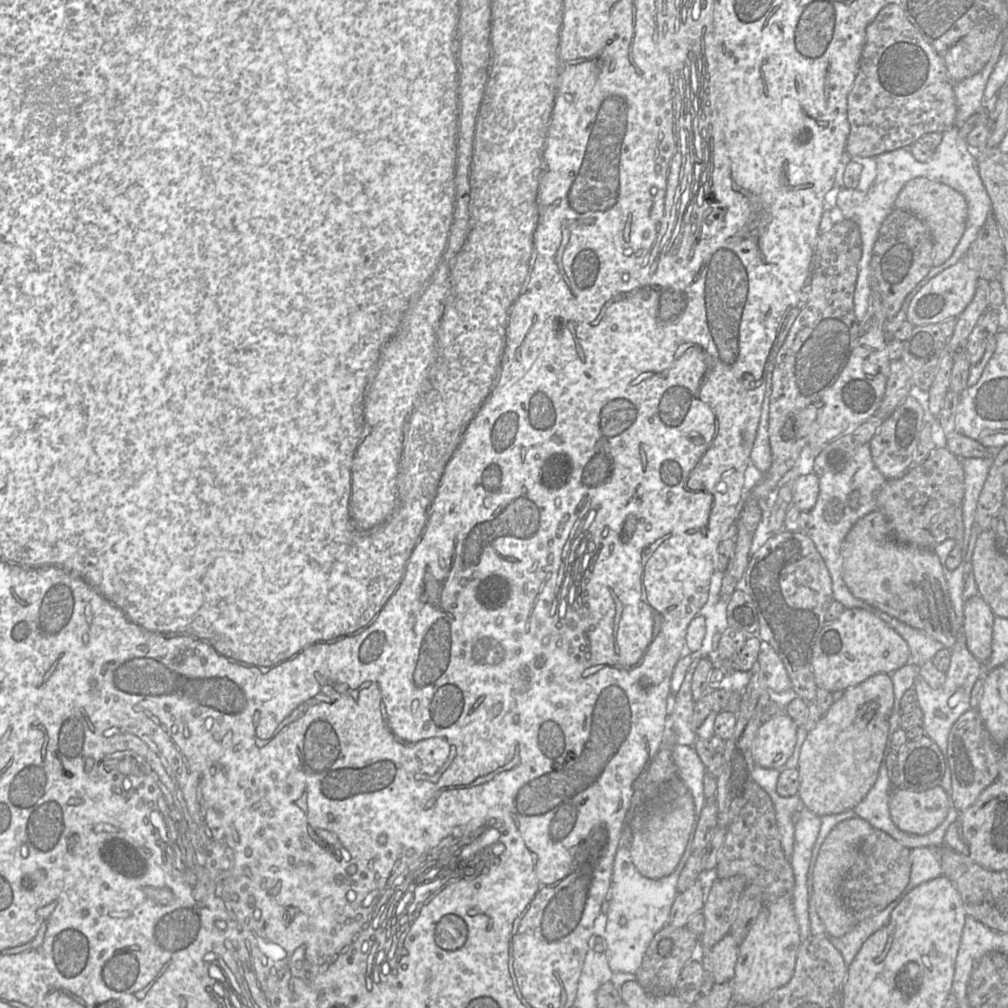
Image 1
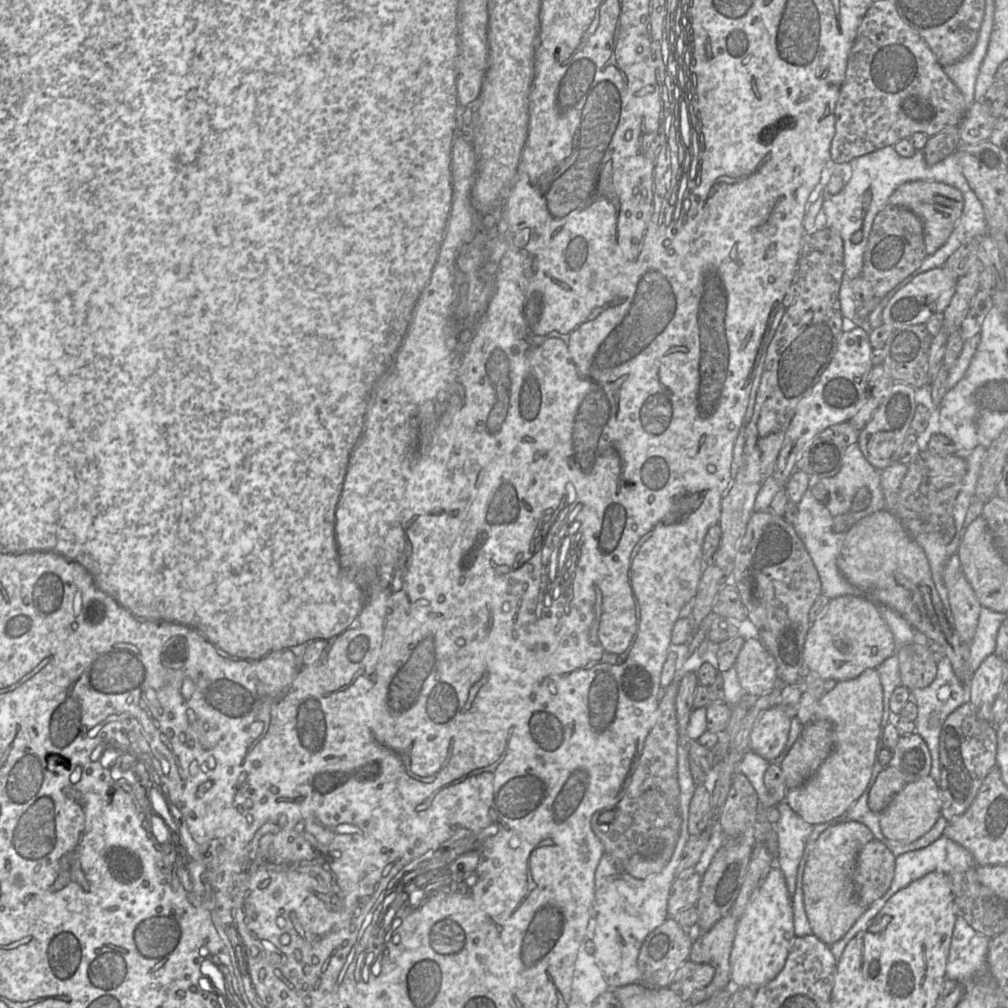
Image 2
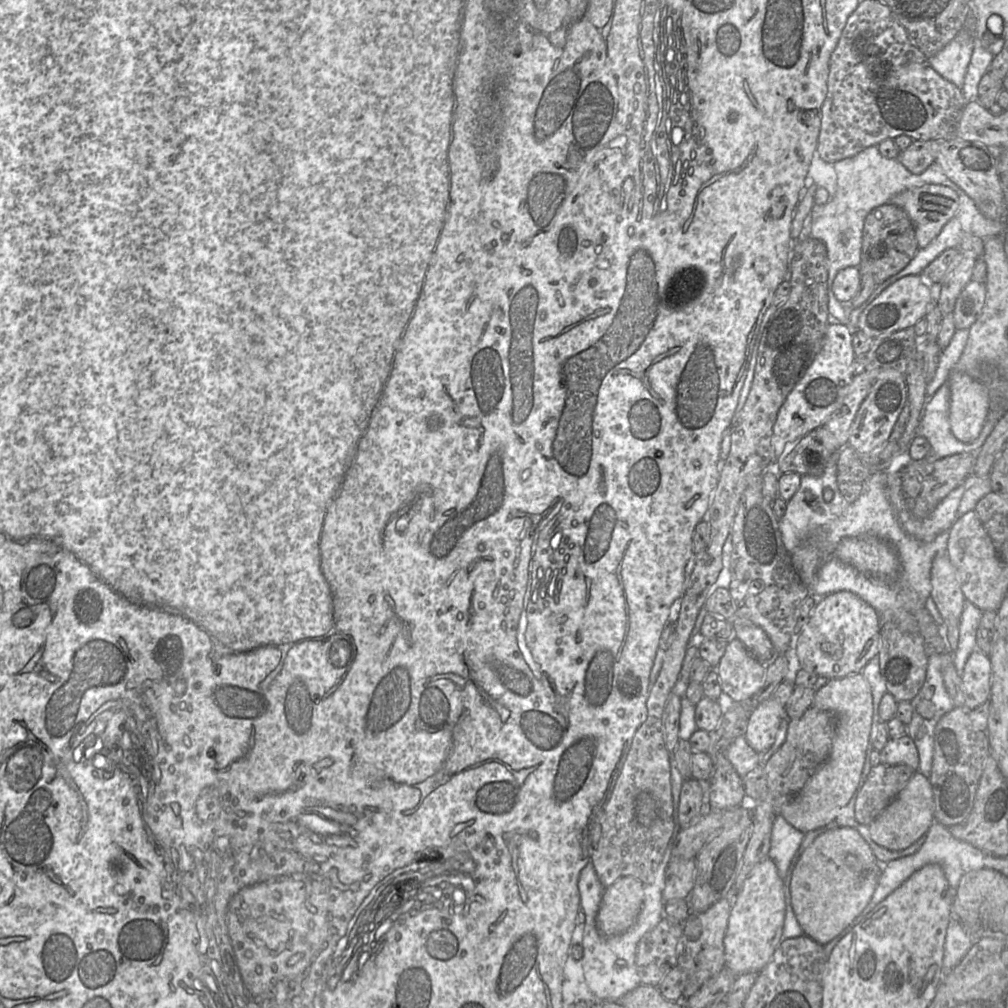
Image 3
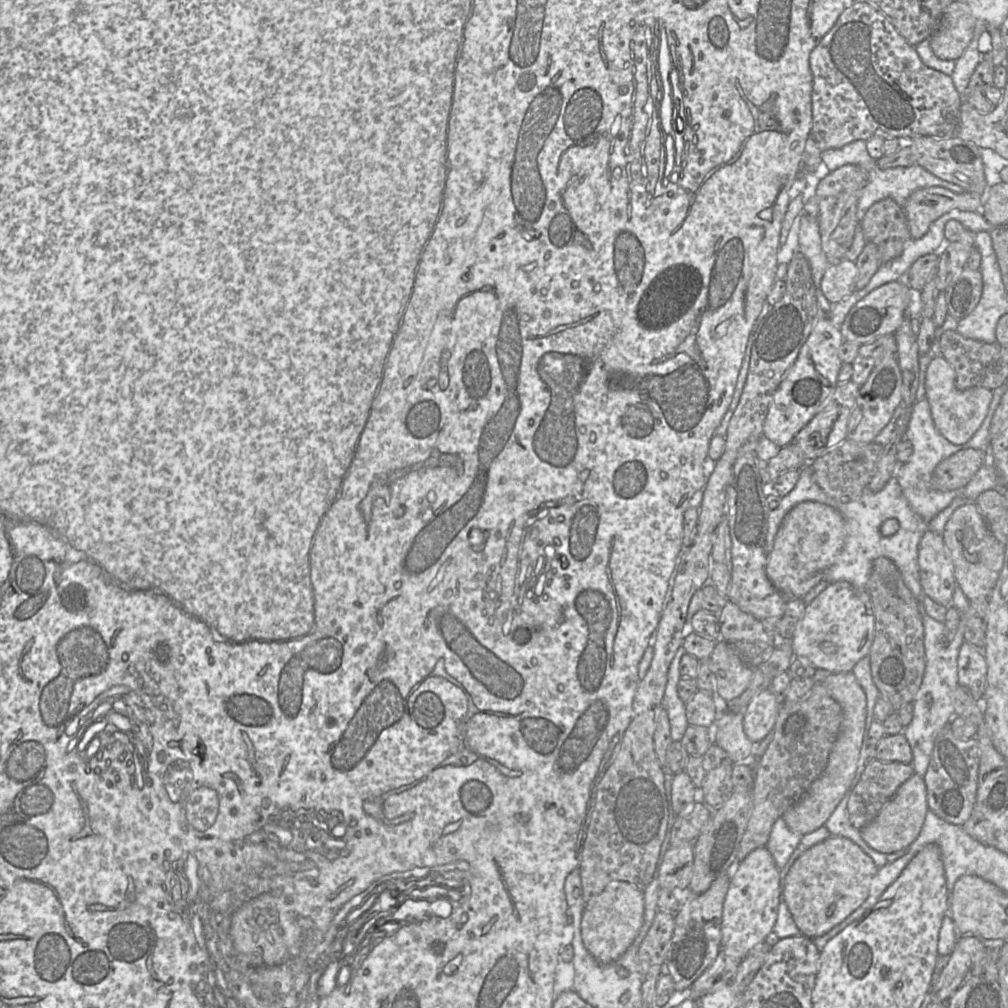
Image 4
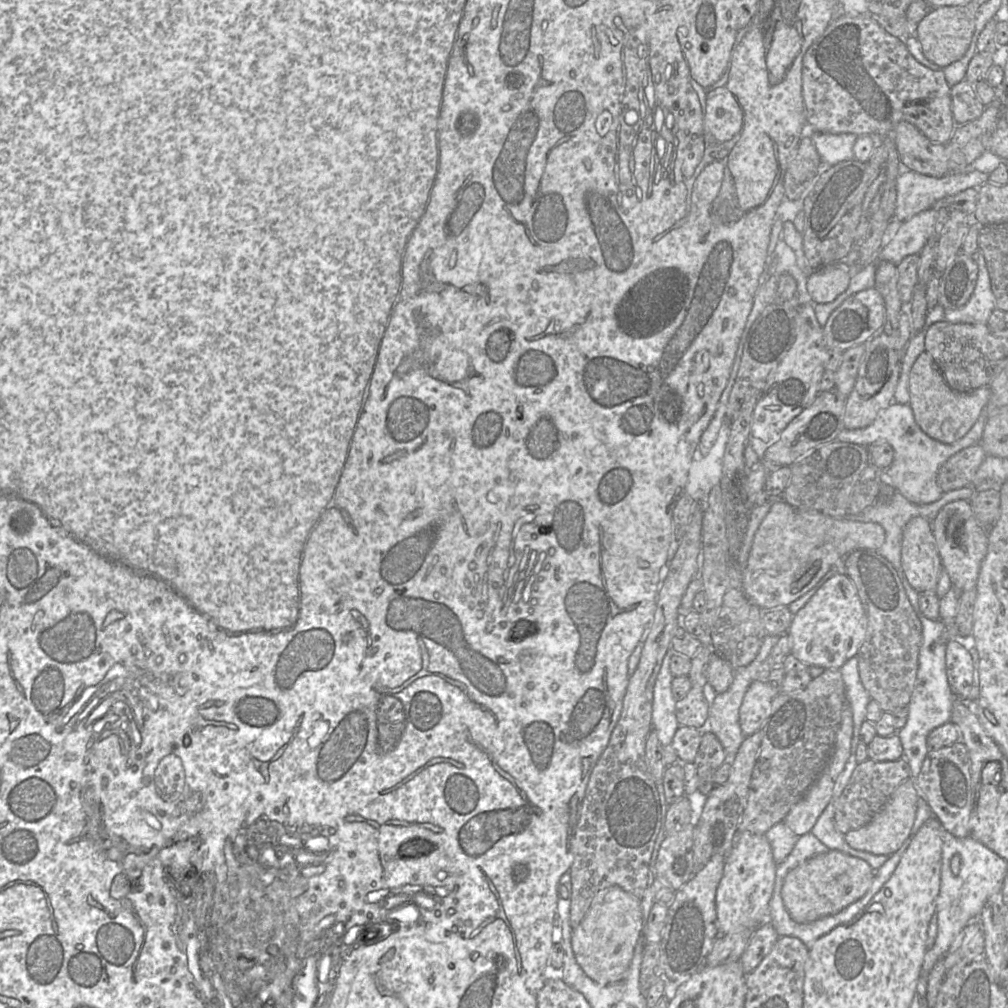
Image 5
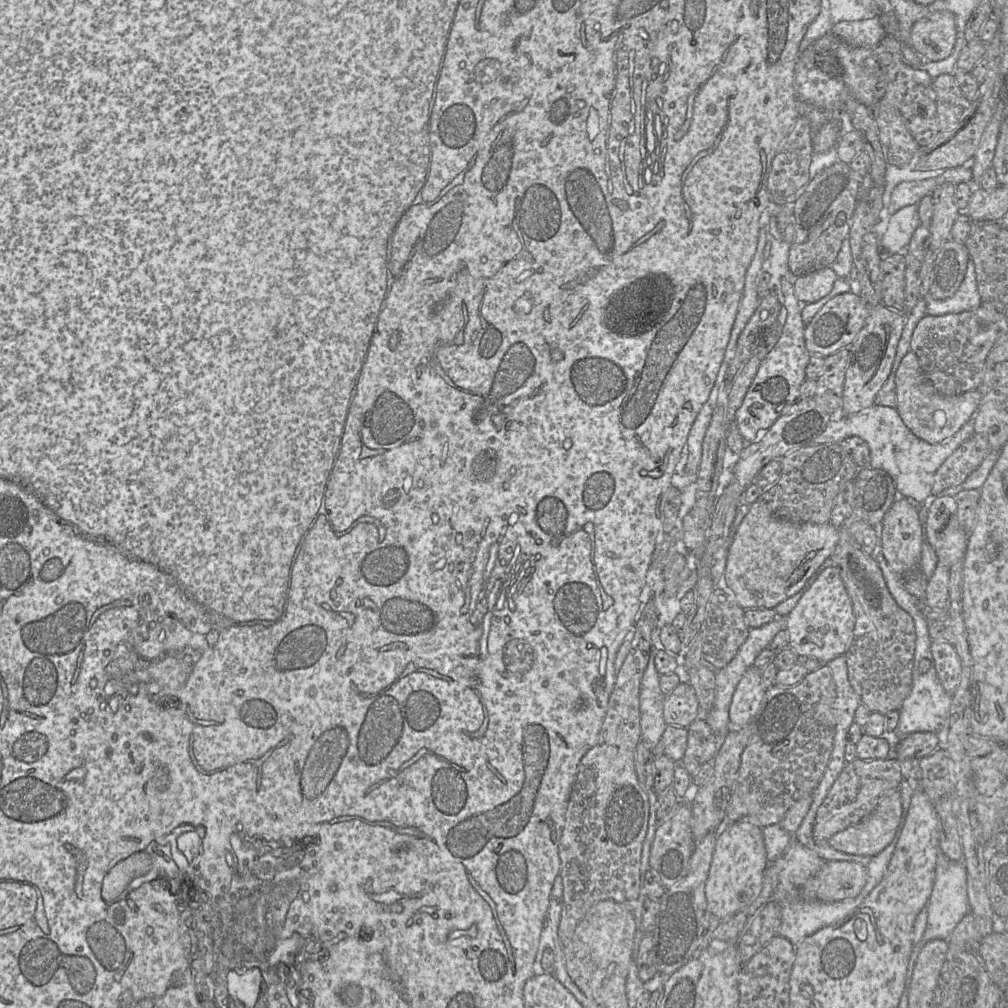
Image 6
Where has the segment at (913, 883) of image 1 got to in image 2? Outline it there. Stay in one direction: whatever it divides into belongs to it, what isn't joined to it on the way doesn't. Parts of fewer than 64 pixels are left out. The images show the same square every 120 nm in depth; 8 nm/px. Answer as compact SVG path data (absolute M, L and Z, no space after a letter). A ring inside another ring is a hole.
M942 835L939 839L927 847L909 851L896 857L895 873L890 888L882 898L876 900L867 907L862 916L876 916L885 903L895 893L930 872L939 871L946 875L951 875L967 871L970 868L974 868L976 865L977 864L975 863L972 854L967 849Z

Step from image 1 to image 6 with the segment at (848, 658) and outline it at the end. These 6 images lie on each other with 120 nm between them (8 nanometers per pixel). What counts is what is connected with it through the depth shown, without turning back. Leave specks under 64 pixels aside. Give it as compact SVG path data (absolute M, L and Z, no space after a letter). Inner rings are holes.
M827 567L785 619L789 648L799 657L813 657L824 664L845 654L850 646L855 616L843 580L836 568Z

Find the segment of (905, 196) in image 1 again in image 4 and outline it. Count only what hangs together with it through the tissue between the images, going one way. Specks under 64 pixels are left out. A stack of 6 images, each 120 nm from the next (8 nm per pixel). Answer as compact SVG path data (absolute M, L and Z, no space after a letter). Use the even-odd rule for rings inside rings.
M928 187L914 191L904 205L911 238L920 239L930 225L943 214L958 209L977 212L983 197L976 193L952 192L942 187Z

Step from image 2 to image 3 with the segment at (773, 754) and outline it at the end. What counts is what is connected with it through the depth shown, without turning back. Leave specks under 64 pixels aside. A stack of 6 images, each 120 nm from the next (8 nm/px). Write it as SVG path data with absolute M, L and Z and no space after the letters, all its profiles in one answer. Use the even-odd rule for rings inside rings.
M773 697L760 702L750 713L745 729L745 738L751 748L758 753L767 751L775 742L781 722L787 717L786 708Z

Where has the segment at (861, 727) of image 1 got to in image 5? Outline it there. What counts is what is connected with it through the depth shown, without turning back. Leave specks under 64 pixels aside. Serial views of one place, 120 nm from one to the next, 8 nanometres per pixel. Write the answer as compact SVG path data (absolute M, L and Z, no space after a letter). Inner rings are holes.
M845 702L841 712L841 722L837 731L833 754L827 766L825 767L819 778L816 780L816 782L806 792L804 797L790 809L790 811L783 820L783 822L797 836L801 836L803 834L811 832L818 817L821 815L821 813L829 804L833 794L834 784L838 776L844 770L846 762L850 756L852 735L853 735L852 711L849 704Z

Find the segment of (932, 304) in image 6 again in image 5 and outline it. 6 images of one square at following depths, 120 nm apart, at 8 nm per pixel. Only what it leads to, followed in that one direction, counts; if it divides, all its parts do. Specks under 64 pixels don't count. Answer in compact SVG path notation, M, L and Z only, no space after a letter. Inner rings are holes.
M981 252L973 257L978 267L978 276L969 301L960 309L945 310L945 320L950 323L987 324L996 309L996 299L991 289L989 273Z

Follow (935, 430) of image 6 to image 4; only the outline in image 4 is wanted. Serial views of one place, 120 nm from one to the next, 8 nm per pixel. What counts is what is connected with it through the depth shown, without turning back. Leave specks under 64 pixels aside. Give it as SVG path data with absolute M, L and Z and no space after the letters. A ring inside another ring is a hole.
M934 357L925 375L925 398L928 400L931 415L937 430L952 444L962 445L968 442L982 425L992 400L992 390L973 387L959 390L955 384L956 373L943 357Z

